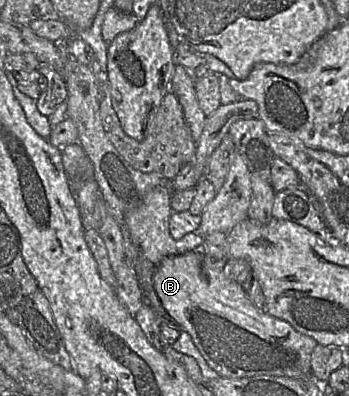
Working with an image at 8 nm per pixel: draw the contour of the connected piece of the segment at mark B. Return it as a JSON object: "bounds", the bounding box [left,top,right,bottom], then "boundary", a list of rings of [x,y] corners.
{"bounds":[126,186,317,378],"boundary":[[[160,186],[149,191],[134,209],[130,210],[126,216],[126,224],[131,233],[132,239],[137,248],[137,259],[134,264],[134,269],[138,277],[141,288],[143,289],[149,304],[153,307],[156,313],[160,316],[163,323],[167,323],[180,331],[189,333],[192,340],[208,365],[216,371],[220,376],[229,378],[244,378],[254,376],[284,376],[290,378],[307,378],[310,377],[310,363],[312,354],[317,342],[304,334],[296,331],[288,322],[273,317],[260,310],[249,298],[243,286],[238,282],[224,276],[224,268],[227,260],[223,258],[208,257],[203,250],[204,237],[198,232],[190,232],[184,235],[181,239],[174,239],[169,232],[169,220],[172,214],[170,205],[173,189],[168,186]]]}

